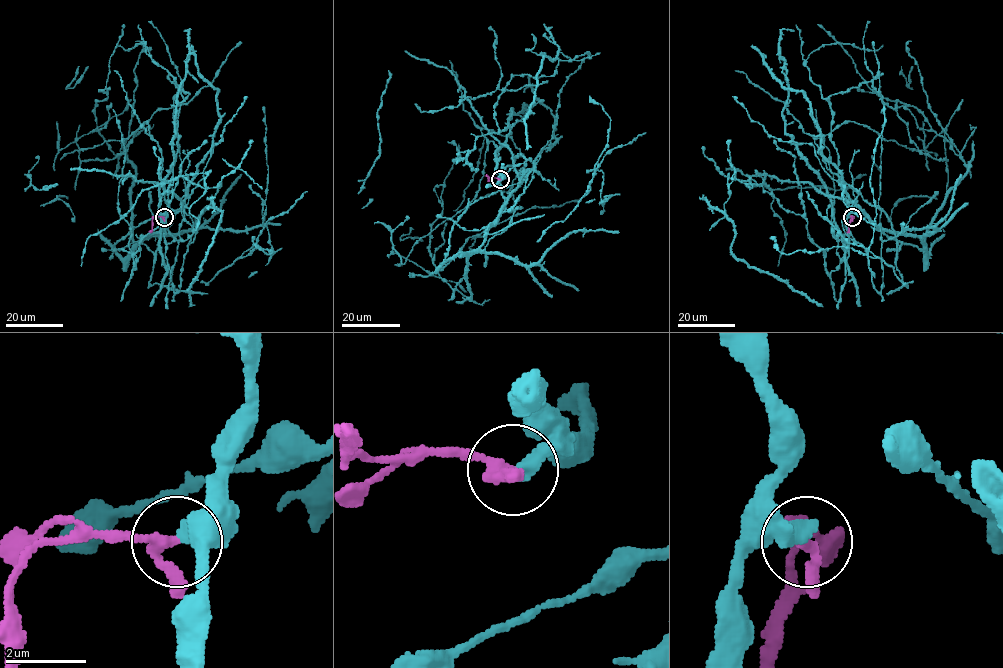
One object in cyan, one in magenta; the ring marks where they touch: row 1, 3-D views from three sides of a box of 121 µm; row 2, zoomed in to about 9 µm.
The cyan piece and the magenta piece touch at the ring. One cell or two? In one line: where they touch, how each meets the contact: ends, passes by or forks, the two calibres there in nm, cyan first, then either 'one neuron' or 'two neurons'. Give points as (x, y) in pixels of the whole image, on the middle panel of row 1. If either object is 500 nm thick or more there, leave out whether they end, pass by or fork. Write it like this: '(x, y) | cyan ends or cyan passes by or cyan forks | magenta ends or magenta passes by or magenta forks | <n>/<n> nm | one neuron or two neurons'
(500, 179) | cyan ends | magenta passes by | 400/220 nm | two neurons

